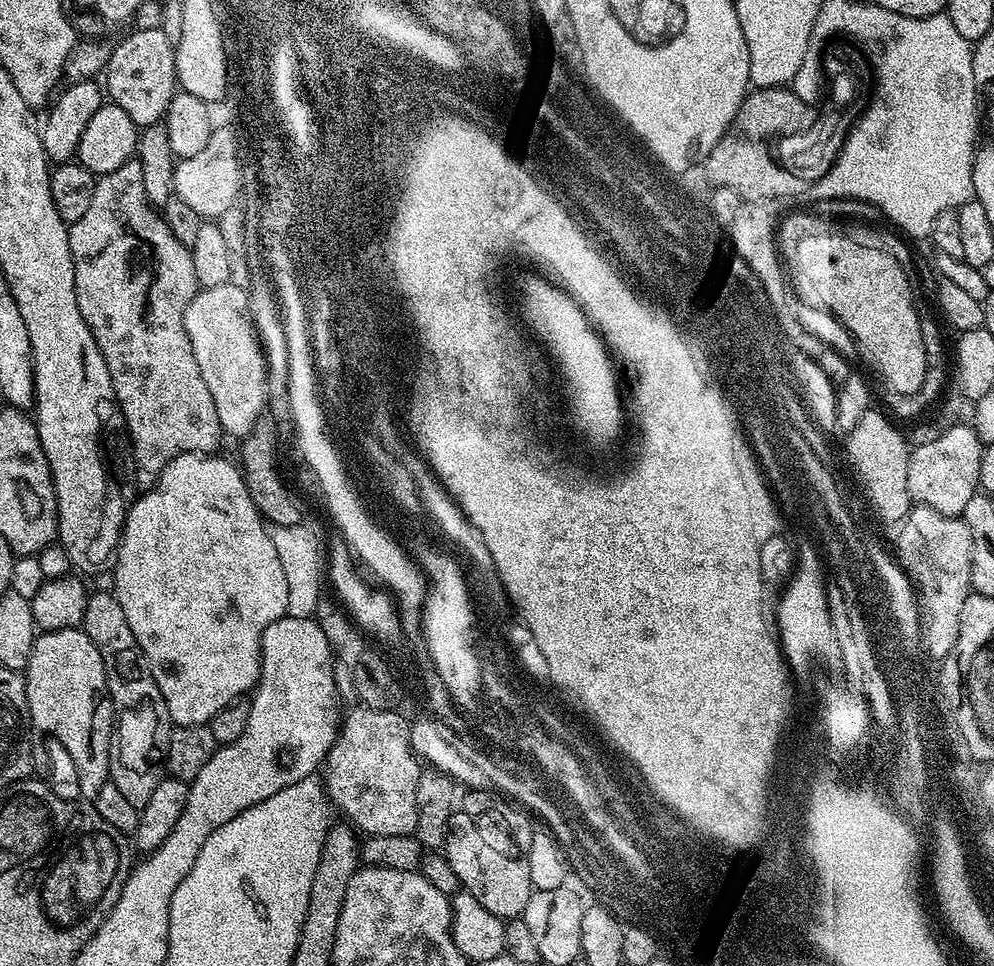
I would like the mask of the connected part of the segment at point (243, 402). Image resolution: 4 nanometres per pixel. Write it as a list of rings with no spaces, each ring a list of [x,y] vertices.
[[[230,283],[213,288],[200,288],[196,297],[186,306],[184,325],[190,338],[190,346],[194,358],[198,362],[198,370],[202,370],[202,379],[210,390],[210,398],[214,398],[214,406],[218,410],[218,422],[225,433],[237,438],[250,434],[254,422],[266,410],[267,394],[267,362],[264,350],[256,329],[253,328],[248,314],[248,292]]]

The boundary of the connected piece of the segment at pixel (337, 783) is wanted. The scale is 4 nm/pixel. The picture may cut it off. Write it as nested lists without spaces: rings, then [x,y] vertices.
[[[363,706],[353,707],[353,712],[343,717],[340,730],[336,733],[336,741],[331,750],[328,751],[326,769],[328,768],[328,780],[326,776],[326,791],[333,809],[345,812],[347,823],[361,833],[368,836],[411,836],[418,826],[418,778],[422,771],[422,760],[412,750],[411,734],[409,732],[409,721],[404,721],[396,710],[385,710],[382,708],[365,708]]]

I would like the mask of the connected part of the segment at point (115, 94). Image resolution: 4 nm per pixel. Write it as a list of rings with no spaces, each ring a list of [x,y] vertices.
[[[161,27],[154,30],[129,32],[125,40],[115,41],[102,80],[106,85],[107,99],[113,104],[122,106],[122,110],[130,114],[137,129],[149,128],[150,125],[163,121],[172,97],[178,91],[176,50],[173,40],[164,33]]]

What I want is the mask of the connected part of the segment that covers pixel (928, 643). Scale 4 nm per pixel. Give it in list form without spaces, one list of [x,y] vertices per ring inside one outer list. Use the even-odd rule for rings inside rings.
[[[916,504],[899,525],[894,556],[915,589],[923,651],[942,662],[954,650],[962,606],[973,591],[972,535],[970,526],[959,516],[938,514],[925,504]]]

